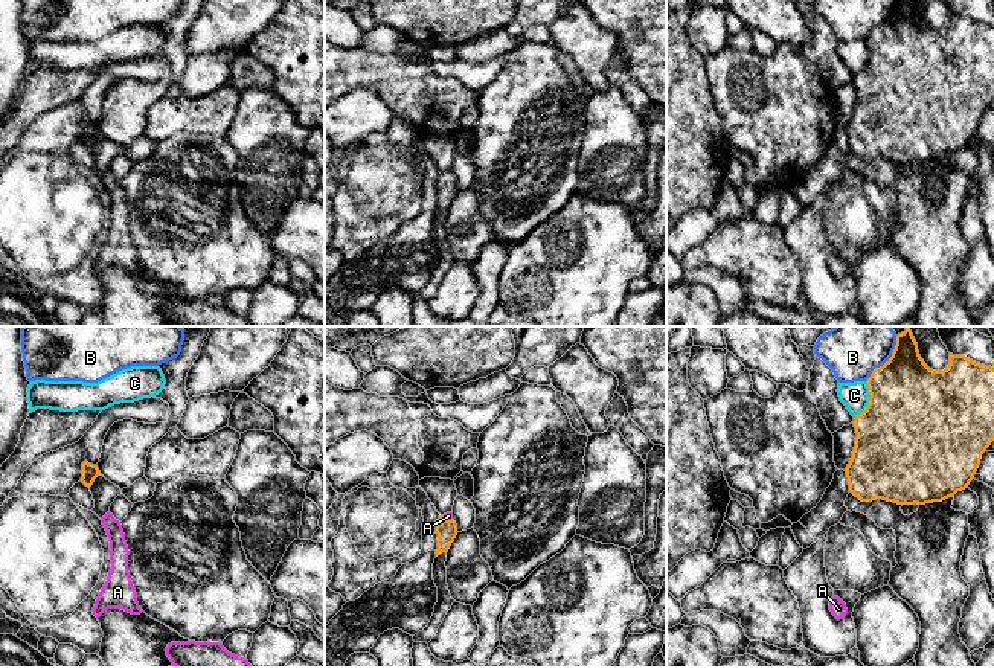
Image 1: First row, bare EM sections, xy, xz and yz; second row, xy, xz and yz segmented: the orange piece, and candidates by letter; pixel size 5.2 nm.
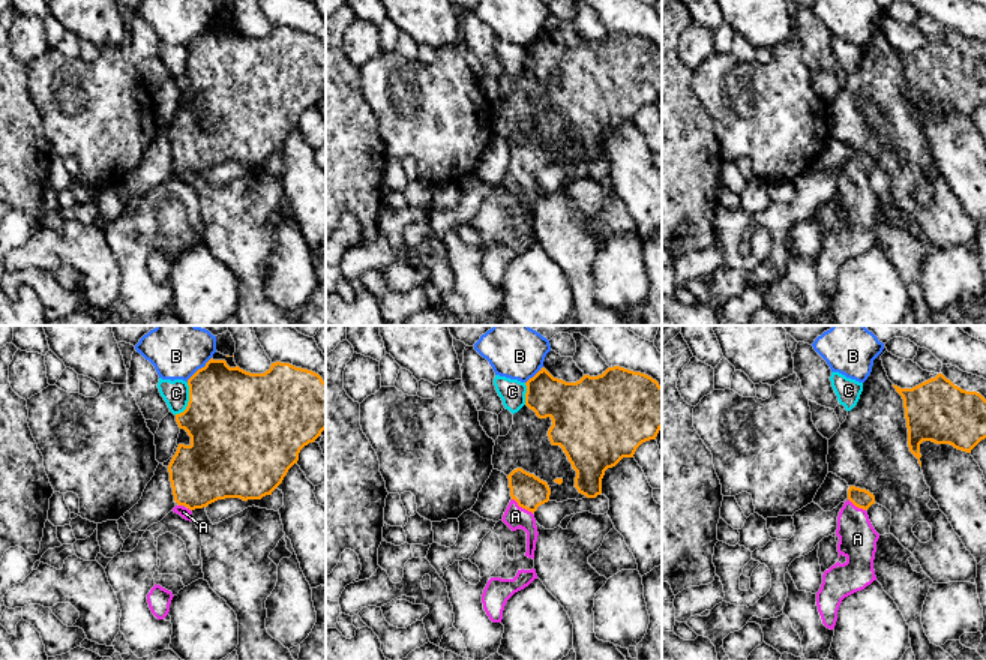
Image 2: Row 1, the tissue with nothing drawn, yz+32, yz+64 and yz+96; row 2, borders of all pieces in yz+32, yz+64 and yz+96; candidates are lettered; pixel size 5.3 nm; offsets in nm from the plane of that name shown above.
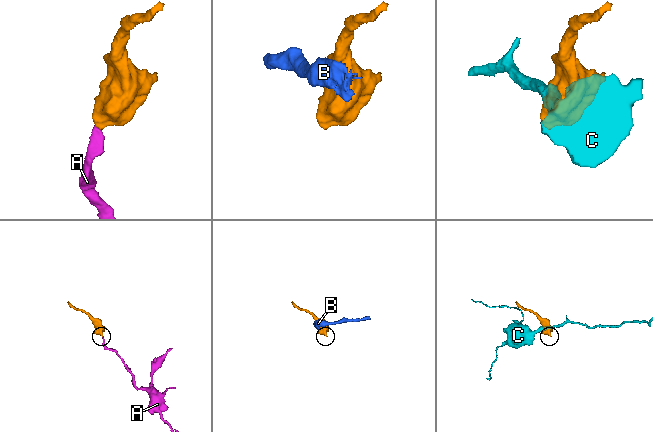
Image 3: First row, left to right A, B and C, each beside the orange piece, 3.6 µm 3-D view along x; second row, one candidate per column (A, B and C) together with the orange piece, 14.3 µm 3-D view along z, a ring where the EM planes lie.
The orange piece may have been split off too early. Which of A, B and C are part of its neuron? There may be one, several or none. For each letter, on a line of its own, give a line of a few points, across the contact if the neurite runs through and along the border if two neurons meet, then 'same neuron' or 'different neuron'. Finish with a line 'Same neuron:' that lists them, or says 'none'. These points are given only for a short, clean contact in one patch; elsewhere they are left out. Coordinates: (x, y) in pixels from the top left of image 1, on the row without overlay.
A: line xz (447, 188), (447, 179), (448, 174); same neuron
B: different neuron
C: different neuron
Same neuron: A

